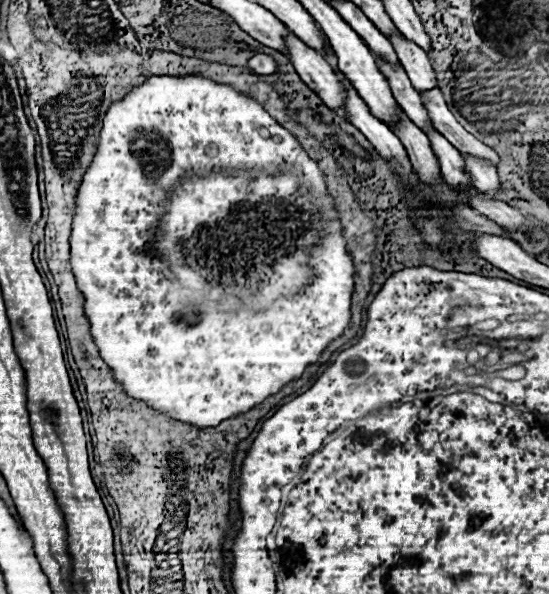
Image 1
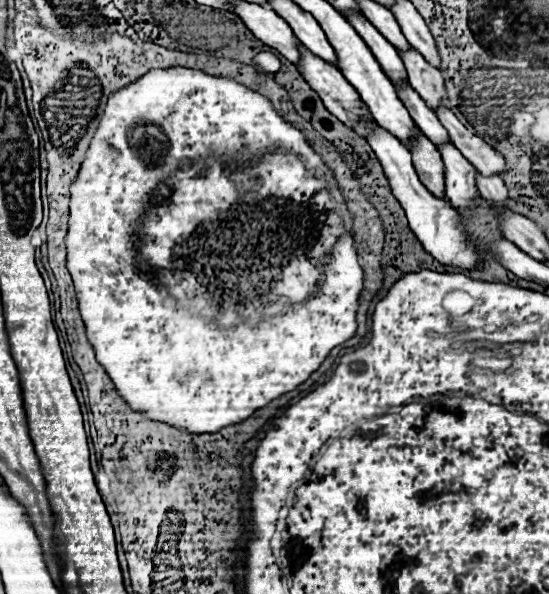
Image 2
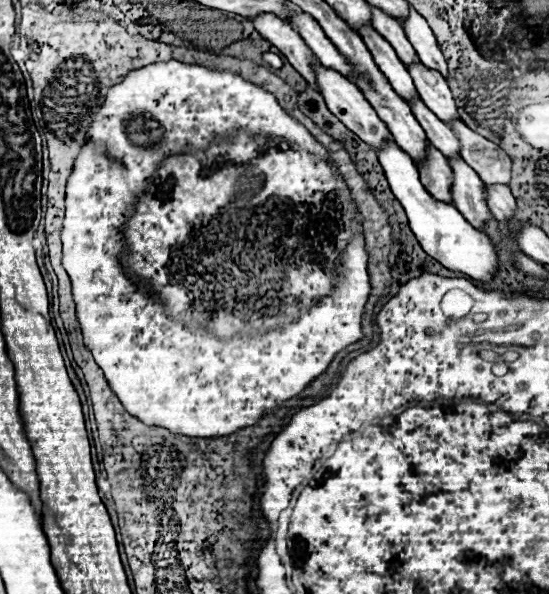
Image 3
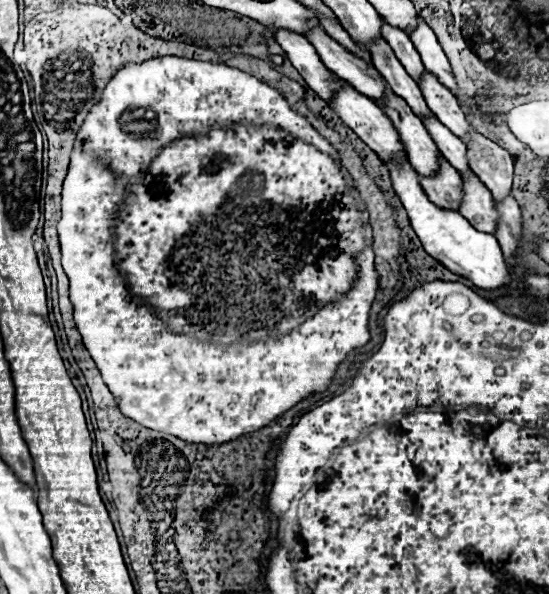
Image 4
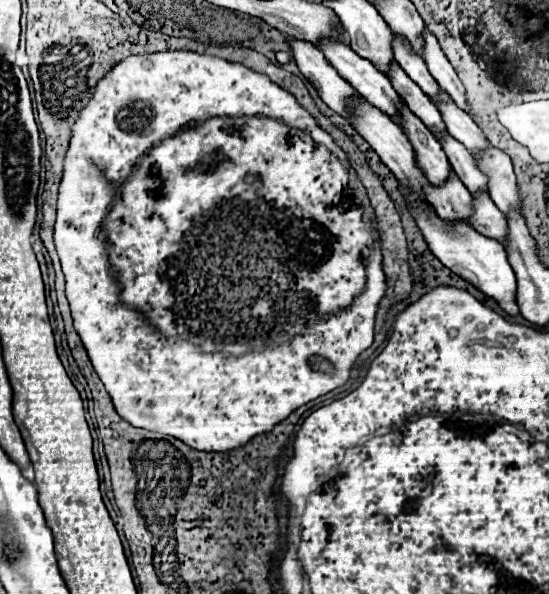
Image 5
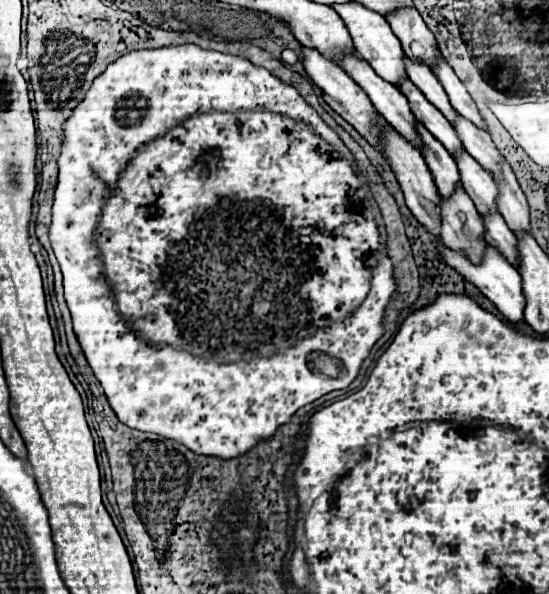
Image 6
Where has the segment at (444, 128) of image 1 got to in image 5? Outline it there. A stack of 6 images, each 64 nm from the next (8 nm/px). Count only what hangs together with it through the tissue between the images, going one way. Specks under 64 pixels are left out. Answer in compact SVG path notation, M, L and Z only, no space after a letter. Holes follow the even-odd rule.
M488 146L484 152L472 154L472 156L476 160L478 170L488 176L488 188L490 188L488 192L490 192L494 204L502 212L508 212L510 206L518 206L522 210L510 156L494 146Z

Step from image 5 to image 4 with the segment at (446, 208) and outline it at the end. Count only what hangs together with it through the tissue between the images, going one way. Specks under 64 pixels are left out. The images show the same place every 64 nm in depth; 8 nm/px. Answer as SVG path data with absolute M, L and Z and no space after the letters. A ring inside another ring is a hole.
M440 156L440 168L432 176L420 178L422 188L426 190L428 198L446 210L458 210L462 188L460 188L460 174L446 162L446 158Z

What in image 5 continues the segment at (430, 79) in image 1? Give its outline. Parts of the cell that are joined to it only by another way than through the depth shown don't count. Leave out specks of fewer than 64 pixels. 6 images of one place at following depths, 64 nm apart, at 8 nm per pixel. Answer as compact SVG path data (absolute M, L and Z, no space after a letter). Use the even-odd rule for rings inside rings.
M444 90L438 92L438 100L432 100L432 104L440 110L446 130L454 138L458 138L470 152L478 152L488 146L488 140L482 134L482 130L474 124L474 120L464 110L460 110L454 104L454 100Z

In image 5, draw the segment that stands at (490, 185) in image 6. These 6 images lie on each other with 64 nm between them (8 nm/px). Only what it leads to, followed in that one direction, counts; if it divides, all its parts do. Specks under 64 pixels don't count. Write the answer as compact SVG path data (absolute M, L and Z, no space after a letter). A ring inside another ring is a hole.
M442 134L442 136L436 136L436 138L442 144L442 150L446 152L452 170L466 184L466 188L470 192L474 192L474 190L488 190L486 176L476 168L476 162L474 162L472 154L464 148L464 144L460 144L450 134Z

